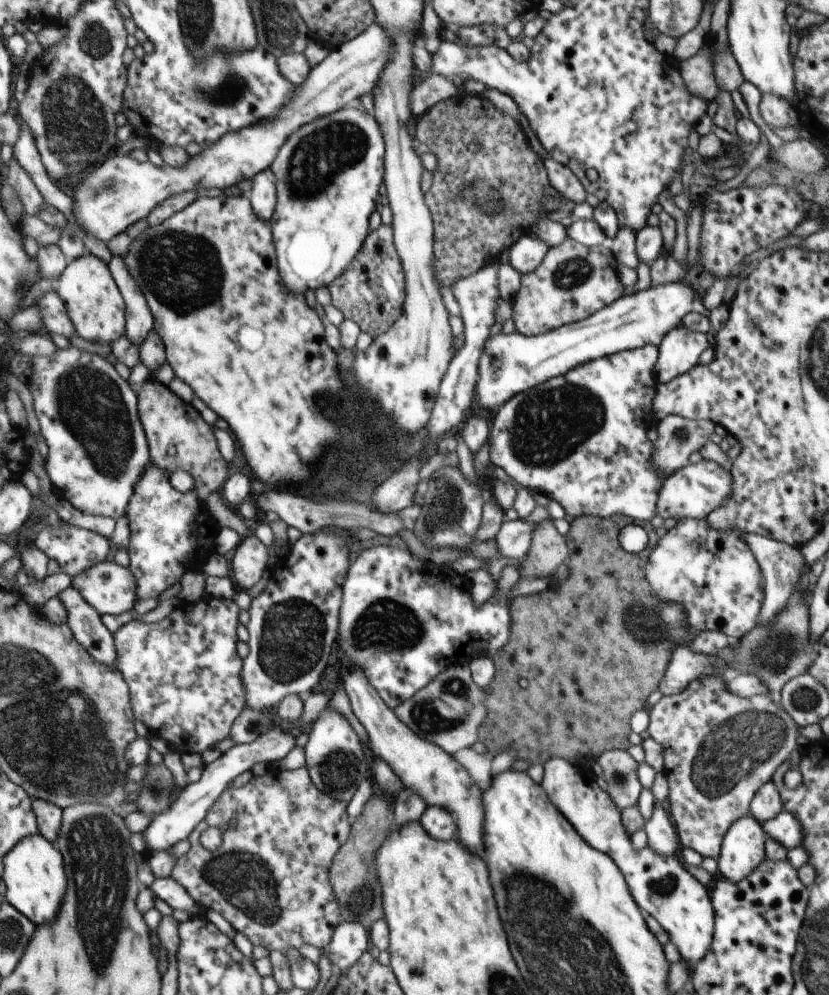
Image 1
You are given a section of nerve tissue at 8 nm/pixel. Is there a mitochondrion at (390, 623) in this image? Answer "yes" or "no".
yes

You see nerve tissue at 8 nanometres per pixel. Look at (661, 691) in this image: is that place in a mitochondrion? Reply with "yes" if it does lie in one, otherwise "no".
no

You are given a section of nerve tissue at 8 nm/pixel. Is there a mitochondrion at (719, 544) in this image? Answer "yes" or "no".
no

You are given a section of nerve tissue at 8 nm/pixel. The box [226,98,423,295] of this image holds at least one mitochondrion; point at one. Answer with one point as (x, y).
(319, 158)

